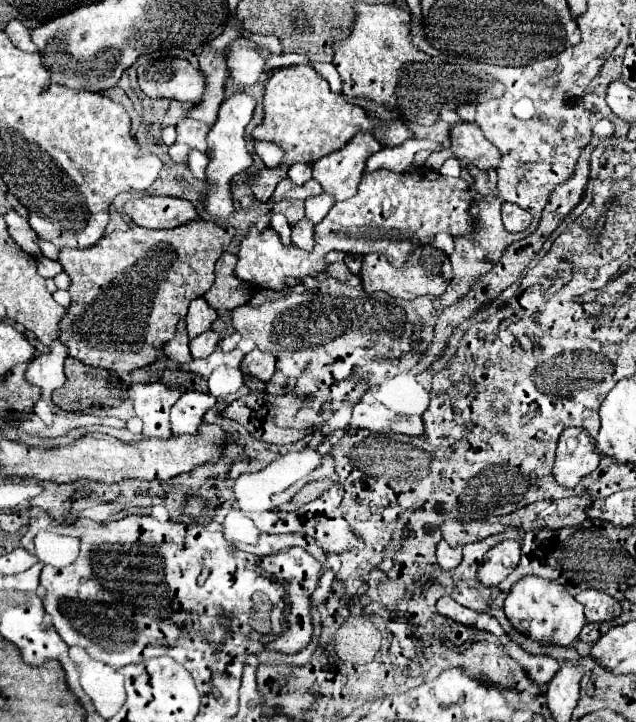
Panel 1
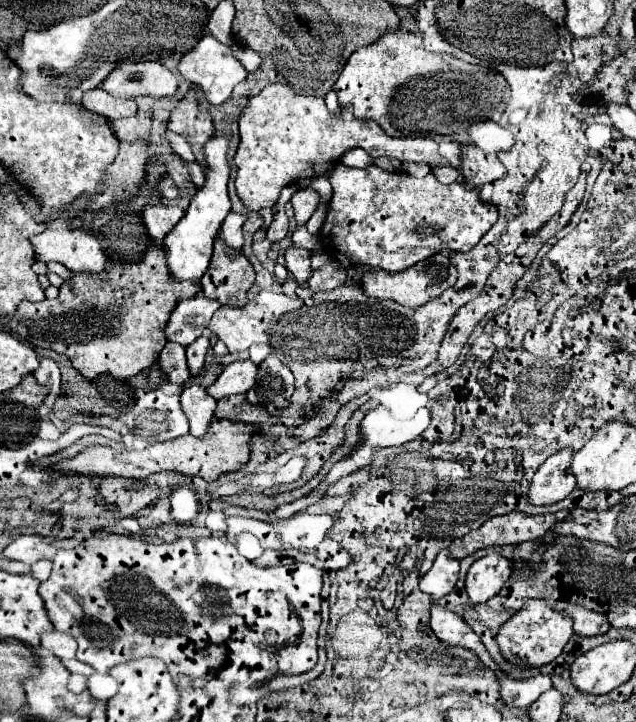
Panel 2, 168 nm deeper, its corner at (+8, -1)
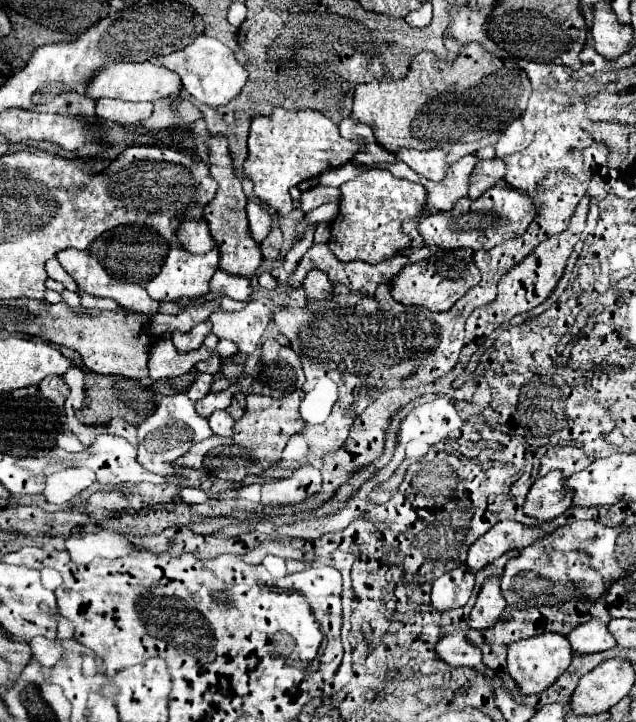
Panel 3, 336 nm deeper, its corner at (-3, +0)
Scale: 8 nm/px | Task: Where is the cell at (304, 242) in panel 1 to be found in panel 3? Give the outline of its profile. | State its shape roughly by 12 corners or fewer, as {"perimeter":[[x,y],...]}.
{"perimeter":[[309,272],[303,282],[307,302],[333,298],[325,272]]}

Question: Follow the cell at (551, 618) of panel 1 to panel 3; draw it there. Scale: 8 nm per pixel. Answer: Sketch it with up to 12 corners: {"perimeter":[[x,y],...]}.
{"perimeter":[[565,636],[511,644],[507,672],[521,694],[543,692],[569,668]]}

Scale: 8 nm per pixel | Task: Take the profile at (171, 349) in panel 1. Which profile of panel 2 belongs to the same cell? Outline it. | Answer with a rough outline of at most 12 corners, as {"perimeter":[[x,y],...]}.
{"perimeter":[[166,343],[158,365],[170,383],[182,385],[190,377],[184,347]]}

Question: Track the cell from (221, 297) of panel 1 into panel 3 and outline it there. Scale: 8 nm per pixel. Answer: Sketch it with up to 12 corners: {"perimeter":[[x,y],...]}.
{"perimeter":[[211,136],[217,196],[205,220],[219,268],[253,278],[263,260],[247,224],[227,138]]}

